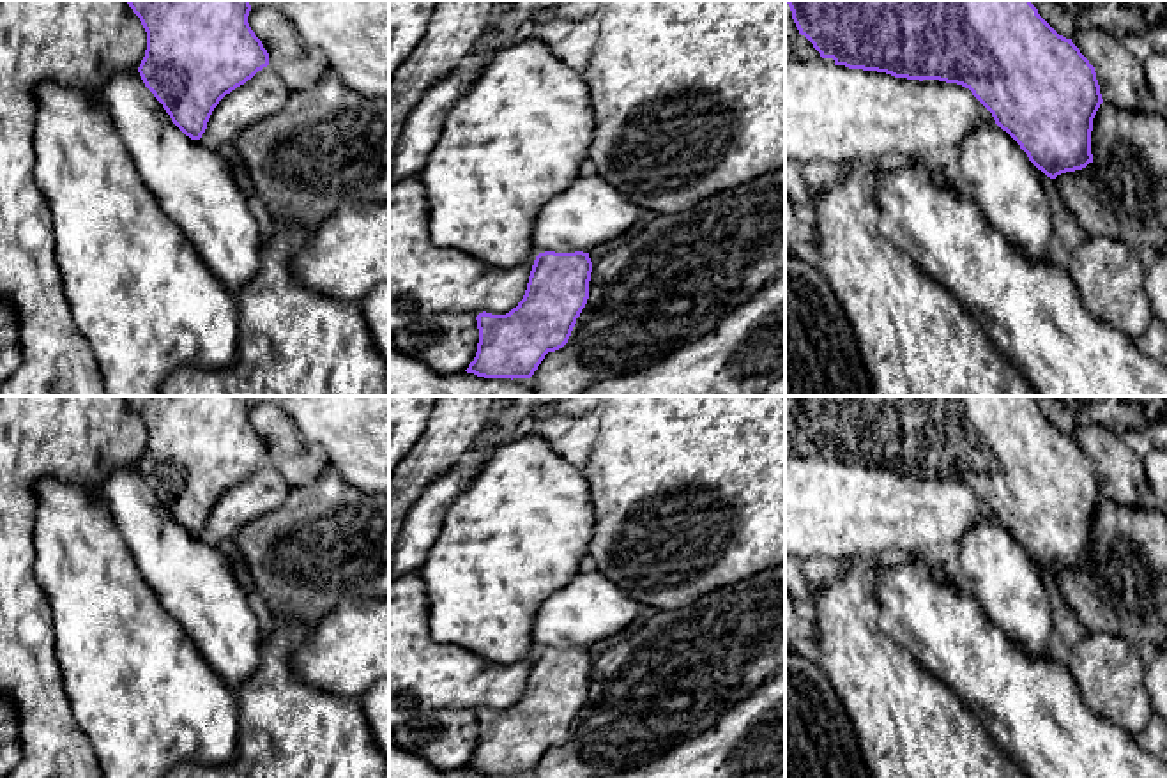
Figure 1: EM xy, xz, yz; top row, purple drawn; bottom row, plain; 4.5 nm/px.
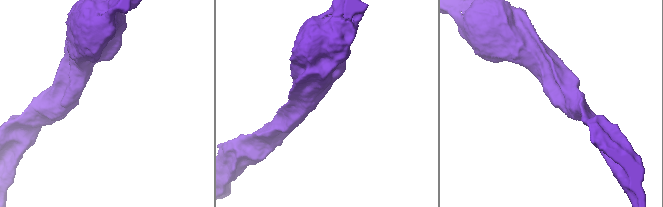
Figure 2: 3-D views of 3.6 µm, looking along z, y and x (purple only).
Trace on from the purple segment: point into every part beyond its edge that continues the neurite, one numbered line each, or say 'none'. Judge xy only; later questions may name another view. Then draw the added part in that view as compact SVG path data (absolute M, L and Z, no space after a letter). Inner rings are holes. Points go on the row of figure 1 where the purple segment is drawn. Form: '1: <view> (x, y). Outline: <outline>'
none

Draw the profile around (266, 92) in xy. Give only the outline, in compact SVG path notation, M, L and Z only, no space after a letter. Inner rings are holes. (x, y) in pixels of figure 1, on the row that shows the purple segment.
M267 65L219 101L205 133L233 145L248 127L281 111L290 92L276 71Z

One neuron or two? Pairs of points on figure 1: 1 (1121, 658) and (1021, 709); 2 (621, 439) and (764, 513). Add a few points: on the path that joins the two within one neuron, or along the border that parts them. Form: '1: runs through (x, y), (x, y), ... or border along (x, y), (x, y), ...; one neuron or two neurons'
1: border along (1061, 660), (1081, 701), (1098, 716); two neurons
2: runs through (656, 439), (686, 439), (731, 483); one neuron

